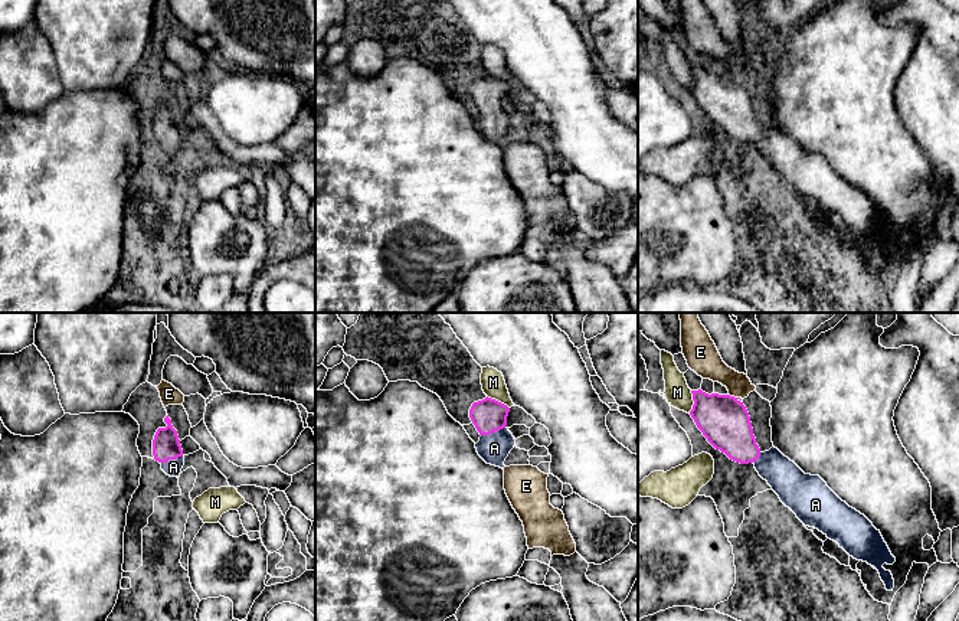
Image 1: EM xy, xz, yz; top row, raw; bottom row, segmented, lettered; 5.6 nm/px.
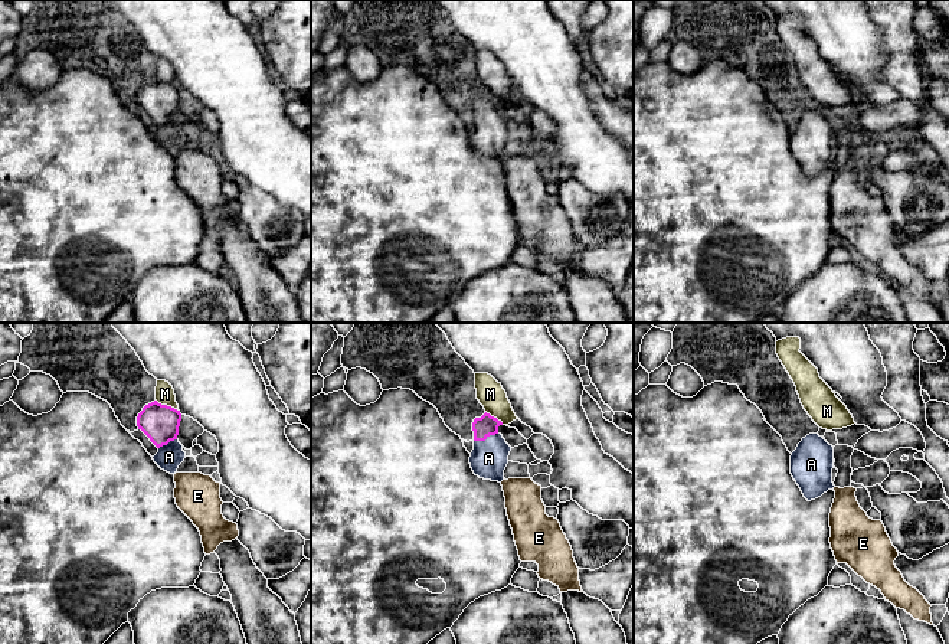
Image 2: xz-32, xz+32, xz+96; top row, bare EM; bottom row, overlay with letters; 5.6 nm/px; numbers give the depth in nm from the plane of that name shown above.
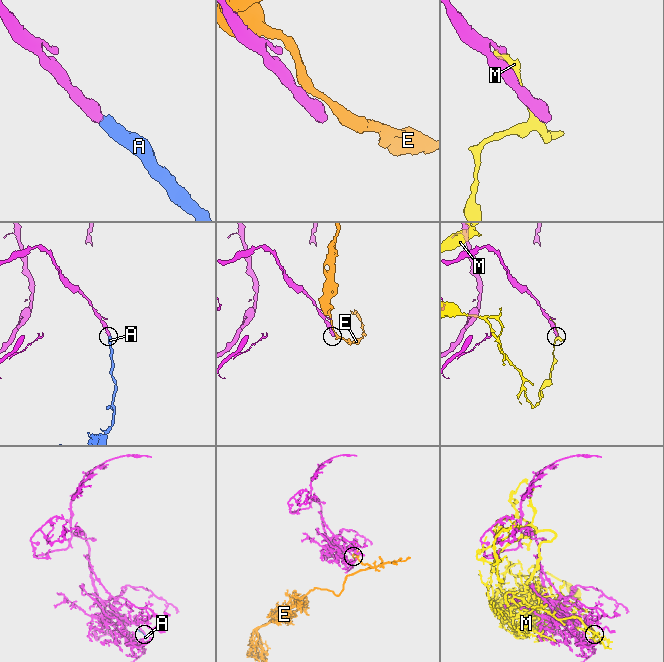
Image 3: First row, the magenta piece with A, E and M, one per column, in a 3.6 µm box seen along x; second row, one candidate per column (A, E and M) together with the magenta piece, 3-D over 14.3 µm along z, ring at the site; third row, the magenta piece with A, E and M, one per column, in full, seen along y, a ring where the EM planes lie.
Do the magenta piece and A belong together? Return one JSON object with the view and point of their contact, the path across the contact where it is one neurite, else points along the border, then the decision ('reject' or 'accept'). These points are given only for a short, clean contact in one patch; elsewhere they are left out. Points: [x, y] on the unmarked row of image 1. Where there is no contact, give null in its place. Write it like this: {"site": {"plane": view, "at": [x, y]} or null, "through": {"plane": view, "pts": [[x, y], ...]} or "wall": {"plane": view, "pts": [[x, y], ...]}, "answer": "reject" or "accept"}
{"site": {"plane": "xz", "at": [493, 108]}, "through": {"plane": "xz", "pts": [[488, 92], [493, 108], [494, 126]]}, "answer": "accept"}

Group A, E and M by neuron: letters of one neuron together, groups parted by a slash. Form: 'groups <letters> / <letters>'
groups A / E / M

